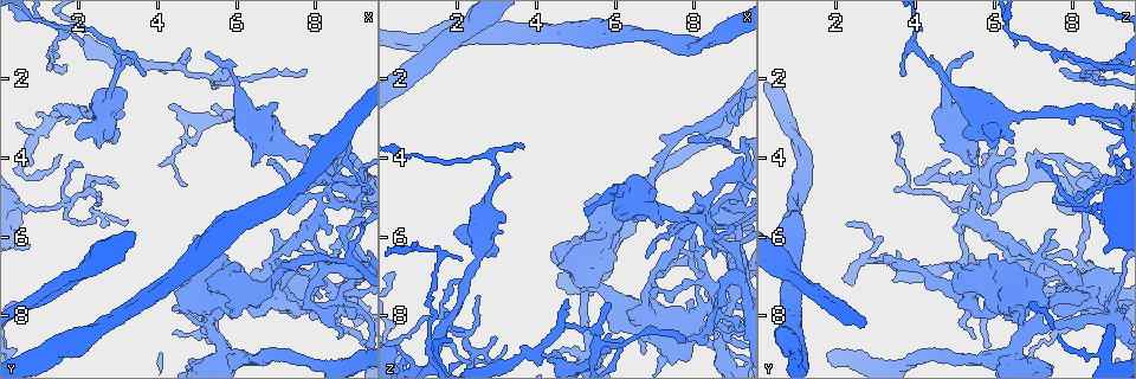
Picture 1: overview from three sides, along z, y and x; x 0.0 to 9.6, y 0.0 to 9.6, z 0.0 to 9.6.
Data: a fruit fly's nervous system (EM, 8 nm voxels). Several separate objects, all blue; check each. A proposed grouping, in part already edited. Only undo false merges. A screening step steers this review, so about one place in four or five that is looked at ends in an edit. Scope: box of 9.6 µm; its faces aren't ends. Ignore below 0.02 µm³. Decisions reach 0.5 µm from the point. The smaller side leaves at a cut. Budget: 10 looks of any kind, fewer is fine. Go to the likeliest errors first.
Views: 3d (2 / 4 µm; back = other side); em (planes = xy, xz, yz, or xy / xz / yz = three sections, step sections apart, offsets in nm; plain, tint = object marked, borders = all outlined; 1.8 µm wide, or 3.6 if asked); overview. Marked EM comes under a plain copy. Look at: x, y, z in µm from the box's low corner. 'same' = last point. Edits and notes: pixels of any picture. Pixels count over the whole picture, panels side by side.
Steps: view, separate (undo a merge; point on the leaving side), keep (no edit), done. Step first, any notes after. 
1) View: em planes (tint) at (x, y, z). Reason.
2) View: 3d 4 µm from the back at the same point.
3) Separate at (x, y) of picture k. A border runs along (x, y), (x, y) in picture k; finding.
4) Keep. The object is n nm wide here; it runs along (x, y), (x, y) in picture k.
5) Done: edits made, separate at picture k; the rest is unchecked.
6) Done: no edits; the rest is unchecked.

View: em 3.6 µm planes (tint) at (7.85, 7.00, 6.45). Touches itself.

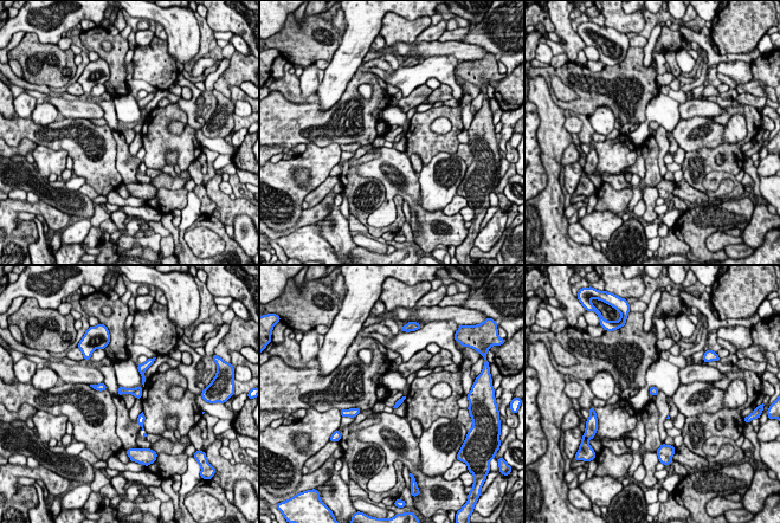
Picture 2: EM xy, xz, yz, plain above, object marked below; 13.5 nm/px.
Separate at (121, 389) of picture 2. A border runs along (141, 388), (131, 393) in picture 2; two neurons meet here.

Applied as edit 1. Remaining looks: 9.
View: overview.

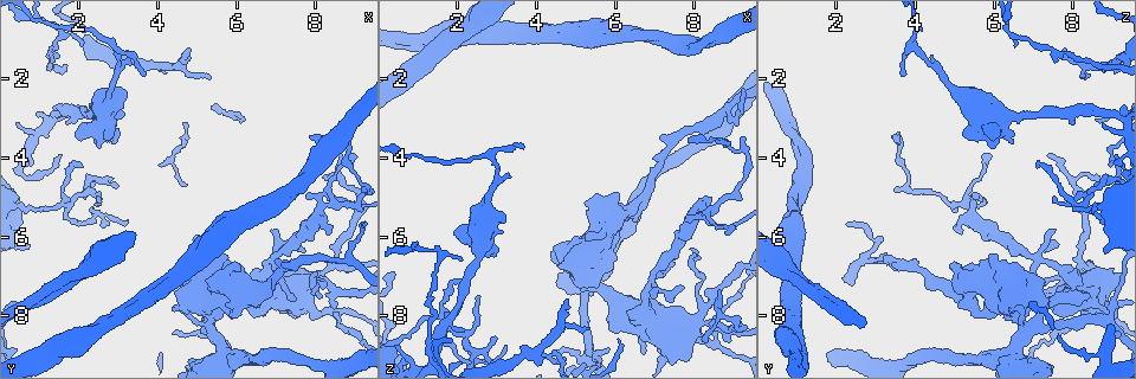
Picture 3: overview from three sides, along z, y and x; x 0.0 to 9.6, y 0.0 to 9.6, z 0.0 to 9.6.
View: 3d 4 µm at (2.30, 6.75, 0.65). Sudden change in width.

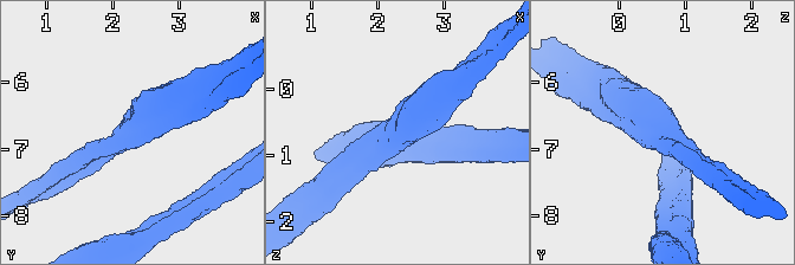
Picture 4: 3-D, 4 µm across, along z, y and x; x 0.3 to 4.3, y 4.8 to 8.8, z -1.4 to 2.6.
View: em planes (tint) at (2.30, 6.65, 0.70). The arms are 280, 600 nm wide; now the EM.

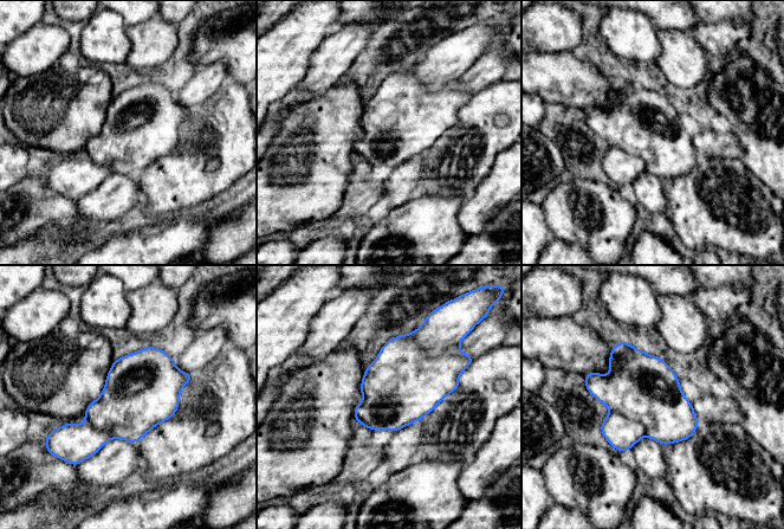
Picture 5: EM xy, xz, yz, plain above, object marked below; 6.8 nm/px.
Separate at (445, 327) of picture 5. A border runs along (413, 331), (431, 354), (453, 346) in picture 5; two neurons meet here.

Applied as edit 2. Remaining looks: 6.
View: em yz step 8 (tint) at (4.25, 7.20, 0.75). Two arms at a narrow angle.

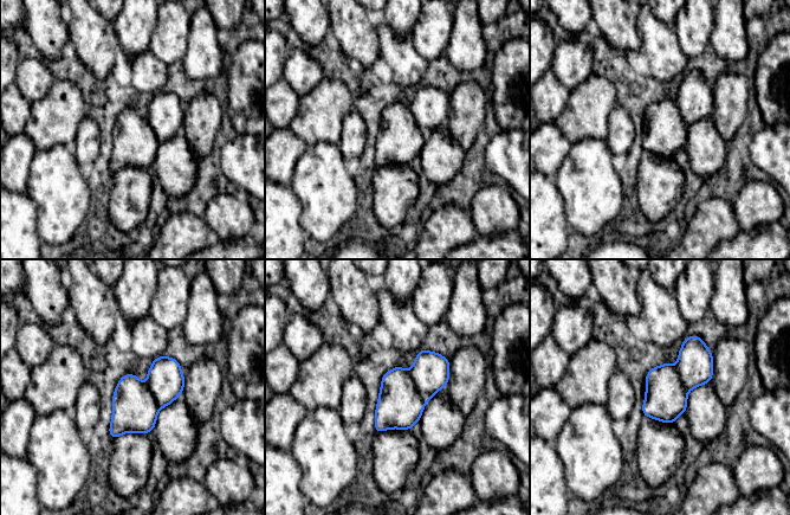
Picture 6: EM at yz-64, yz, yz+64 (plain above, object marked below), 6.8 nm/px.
View: em planes (tint) at the same point.

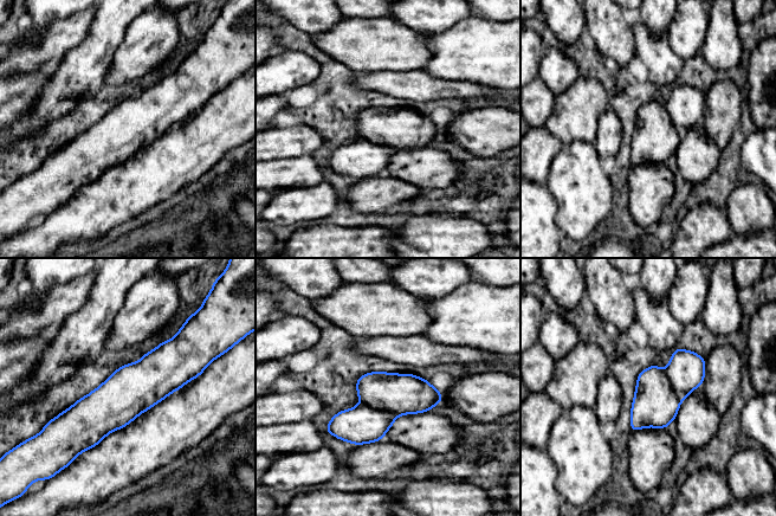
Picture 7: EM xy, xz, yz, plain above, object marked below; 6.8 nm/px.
Separate at (362, 424) of picture 7. A border runs along (361, 404), (386, 410), (398, 415) in picture 7; two neurons meet here.

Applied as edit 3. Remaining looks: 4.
View: 3d 4 µm at (2.95, 1.15, 3.90). Abrupt turn.

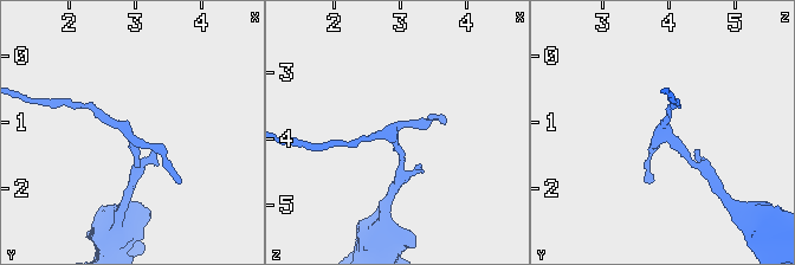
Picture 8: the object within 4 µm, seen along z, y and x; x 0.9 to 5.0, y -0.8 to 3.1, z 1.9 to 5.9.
View: em xz step 16 (tint) at (2.85, 1.15, 3.95).

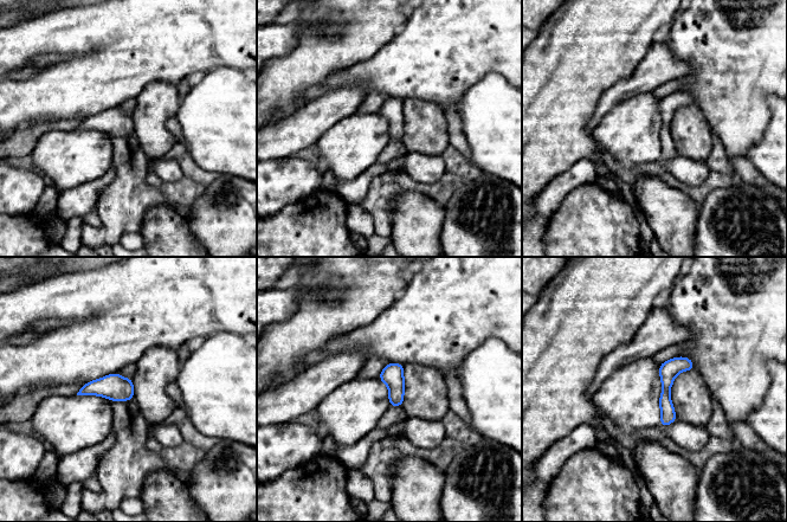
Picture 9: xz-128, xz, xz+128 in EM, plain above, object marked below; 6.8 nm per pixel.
Keep. The object is 80 nm wide here; it runs along (685, 360), (666, 378), (663, 423) in picture 9; continuous, no second neuron.

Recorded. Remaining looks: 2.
Done: edits made, separate at picture 2, separate at picture 5, separate at picture 7; the rest is unchecked.

